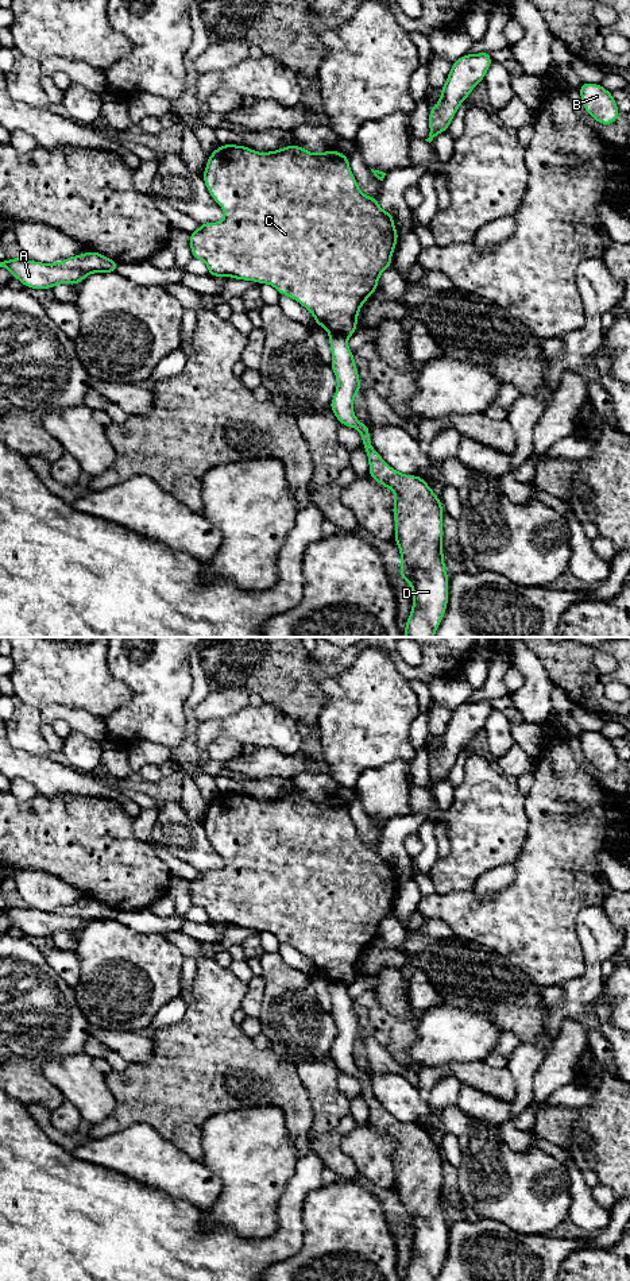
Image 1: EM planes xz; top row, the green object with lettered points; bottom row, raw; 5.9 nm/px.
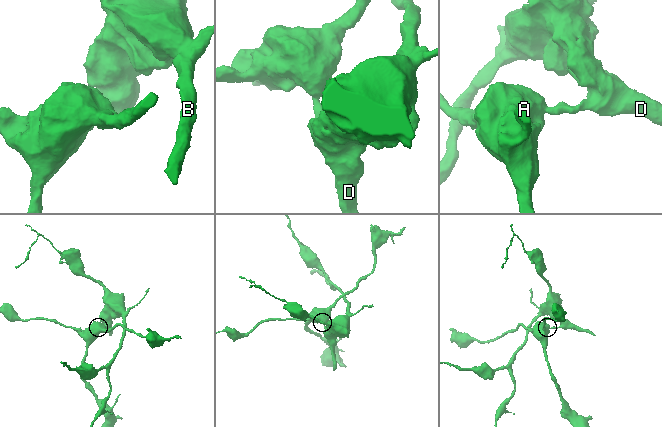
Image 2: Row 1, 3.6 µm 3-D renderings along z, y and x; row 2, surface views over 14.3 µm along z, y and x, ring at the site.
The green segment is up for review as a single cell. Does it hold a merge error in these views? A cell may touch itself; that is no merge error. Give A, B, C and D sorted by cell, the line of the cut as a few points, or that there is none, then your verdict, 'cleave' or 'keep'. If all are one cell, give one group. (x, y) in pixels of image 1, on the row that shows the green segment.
A C / B D; cut in xz along (329, 332), (347, 338); cleave

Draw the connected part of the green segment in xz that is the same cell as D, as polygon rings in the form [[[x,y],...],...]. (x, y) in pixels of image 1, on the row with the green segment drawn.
[[[329,333],[329,344],[331,367],[337,379],[329,409],[340,425],[352,427],[360,433],[370,463],[368,475],[395,494],[393,516],[394,540],[401,552],[399,579],[413,587],[413,607],[403,634],[434,637],[448,606],[449,576],[442,555],[442,503],[422,476],[398,472],[374,449],[370,425],[360,423],[353,413],[353,400],[362,387],[353,352],[344,336]]]

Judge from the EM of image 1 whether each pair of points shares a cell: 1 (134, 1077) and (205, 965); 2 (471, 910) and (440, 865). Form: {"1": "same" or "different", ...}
{"1": "same", "2": "different"}

